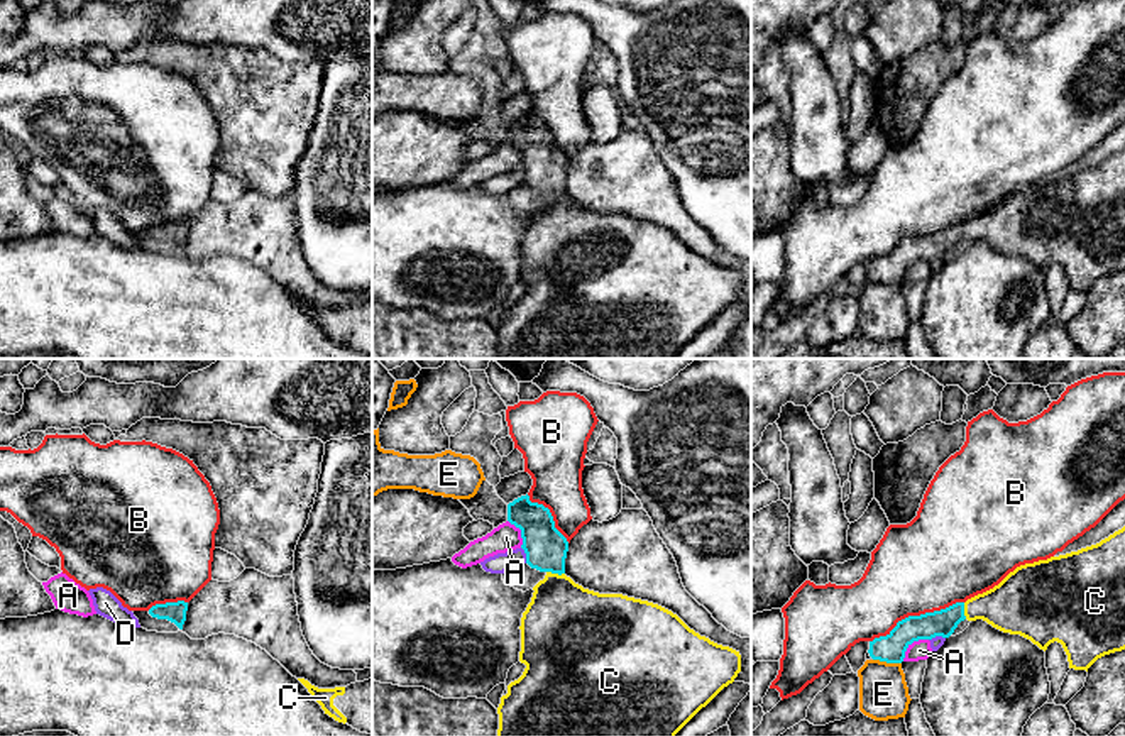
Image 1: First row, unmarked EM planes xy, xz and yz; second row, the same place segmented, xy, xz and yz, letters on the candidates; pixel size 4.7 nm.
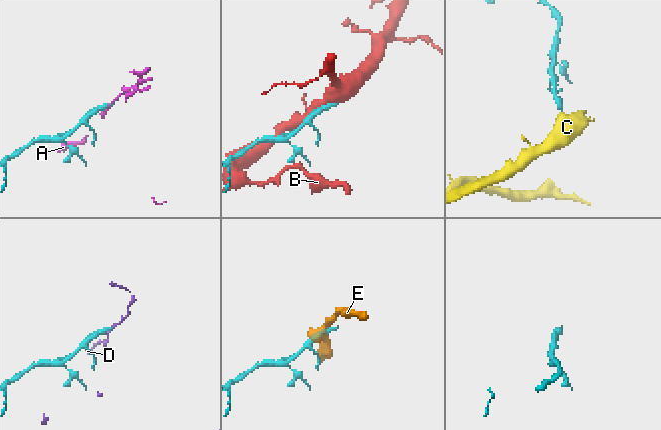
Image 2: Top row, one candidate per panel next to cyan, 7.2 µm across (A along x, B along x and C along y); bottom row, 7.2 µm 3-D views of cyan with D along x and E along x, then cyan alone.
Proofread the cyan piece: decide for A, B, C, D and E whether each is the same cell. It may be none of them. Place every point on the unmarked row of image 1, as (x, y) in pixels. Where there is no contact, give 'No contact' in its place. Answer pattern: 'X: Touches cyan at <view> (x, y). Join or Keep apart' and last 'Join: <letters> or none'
A: Touches cyan at yz (910, 264). Keep apart
B: Touches cyan at yz (916, 237). Keep apart
C: Touches cyan at xz (555, 193). Join
D: Touches cyan at xz (526, 176). Keep apart
E: Touches cyan at yz (887, 283). Keep apart
Join: C

